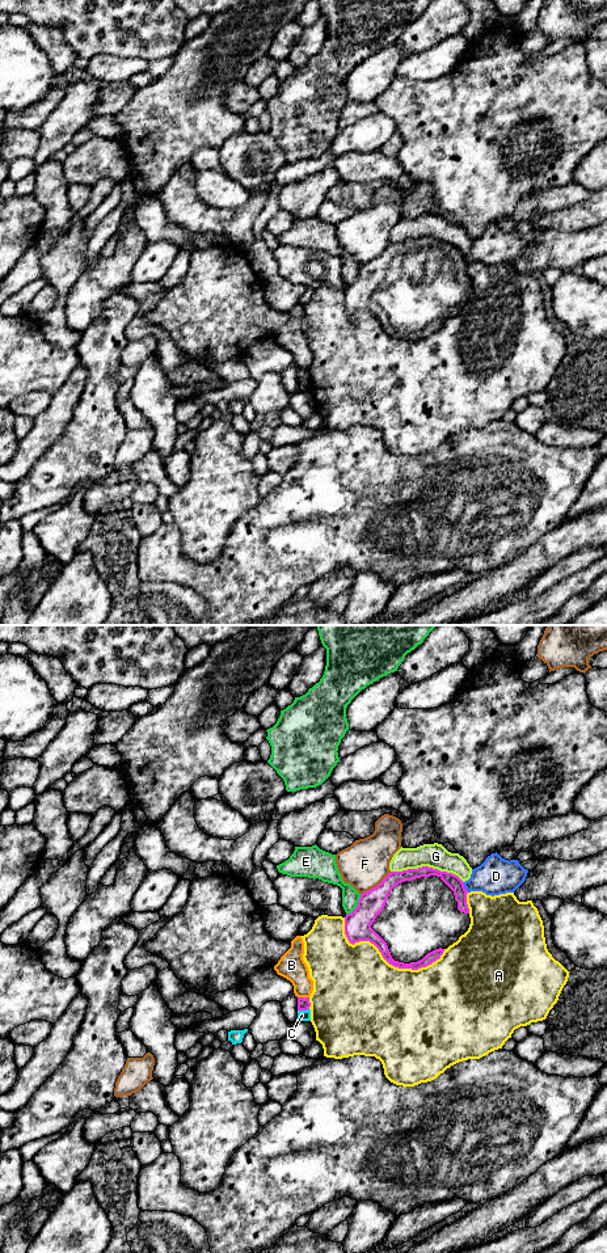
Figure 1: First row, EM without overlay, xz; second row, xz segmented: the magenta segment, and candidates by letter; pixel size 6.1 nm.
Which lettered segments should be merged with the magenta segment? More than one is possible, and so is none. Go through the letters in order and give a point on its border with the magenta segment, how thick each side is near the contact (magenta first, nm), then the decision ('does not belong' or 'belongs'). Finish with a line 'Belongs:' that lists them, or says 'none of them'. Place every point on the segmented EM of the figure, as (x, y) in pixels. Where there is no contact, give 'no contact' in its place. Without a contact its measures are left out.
A: contact xz (386, 960); calibres 140 and 500 nm; does not belong
B: contact xz (303, 998); calibres 80 and 160 nm; does not belong
C: contact xz (303, 1009); calibres 80 and 60 nm; does not belong
D: contact xz (464, 887); calibres 90 and 220 nm; does not belong
E: contact xz (357, 906); calibres 160 and 110 nm; does not belong
F: contact xz (378, 885); calibres 160 and 300 nm; does not belong
G: contact xz (428, 867); calibres 90 and 150 nm; does not belong
Belongs: none of them

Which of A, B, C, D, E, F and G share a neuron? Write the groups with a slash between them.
A / B / C / D / E / F / G

